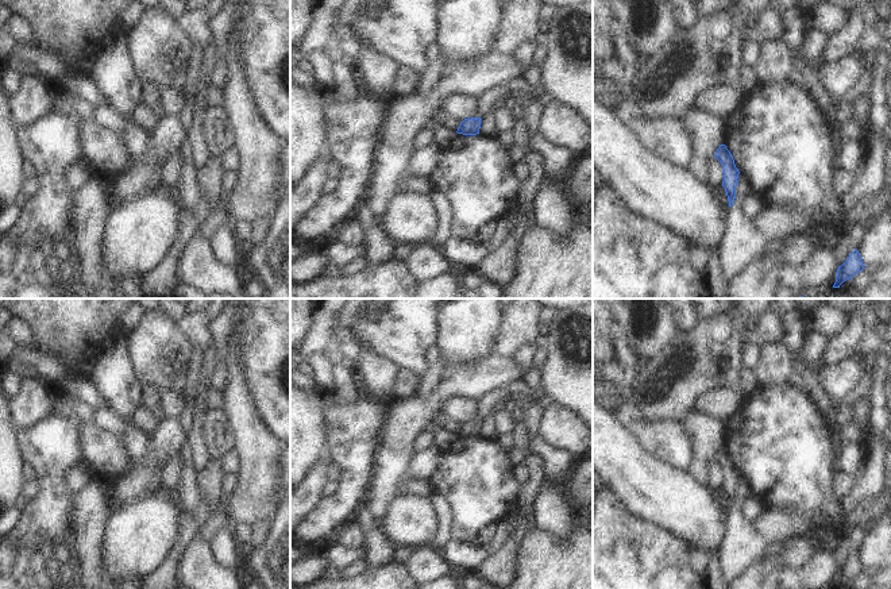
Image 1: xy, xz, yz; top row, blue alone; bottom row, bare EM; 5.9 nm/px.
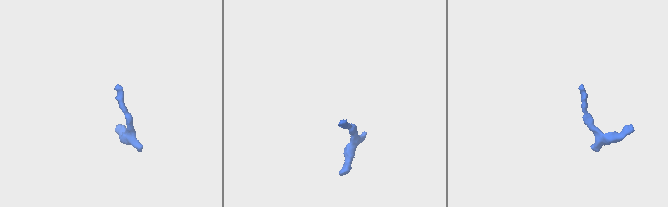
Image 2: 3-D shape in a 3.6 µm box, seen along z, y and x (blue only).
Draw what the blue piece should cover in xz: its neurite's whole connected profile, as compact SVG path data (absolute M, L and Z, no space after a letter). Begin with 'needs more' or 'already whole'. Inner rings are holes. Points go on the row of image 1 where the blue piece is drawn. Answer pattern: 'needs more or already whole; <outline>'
already whole; M471 118L471 119L464 119L460 123L456 132L463 135L477 135L479 134L479 128L481 128L481 118Z

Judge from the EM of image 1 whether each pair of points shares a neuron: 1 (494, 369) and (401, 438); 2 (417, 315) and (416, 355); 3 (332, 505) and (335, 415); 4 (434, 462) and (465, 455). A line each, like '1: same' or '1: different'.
1: same
2: same
3: same
4: different

